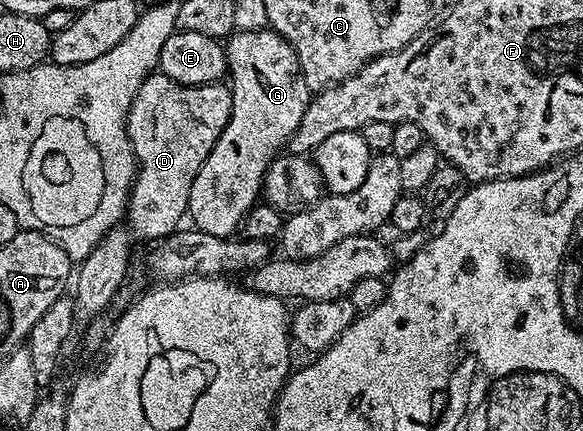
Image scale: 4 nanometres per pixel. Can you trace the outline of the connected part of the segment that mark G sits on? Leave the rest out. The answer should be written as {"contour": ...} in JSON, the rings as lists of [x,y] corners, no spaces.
{"contour":[[[274,30],[232,33],[226,39],[225,49],[233,112],[229,116],[229,124],[225,124],[225,132],[221,132],[217,144],[213,144],[213,152],[209,152],[205,164],[201,164],[197,180],[193,180],[193,192],[189,192],[187,205],[187,214],[195,221],[192,222],[194,229],[209,232],[209,236],[218,238],[232,237],[242,227],[243,217],[260,201],[267,165],[286,147],[293,132],[297,132],[297,124],[301,124],[301,116],[305,116],[305,108],[313,97],[313,91],[305,84],[305,76],[293,48]]]}

